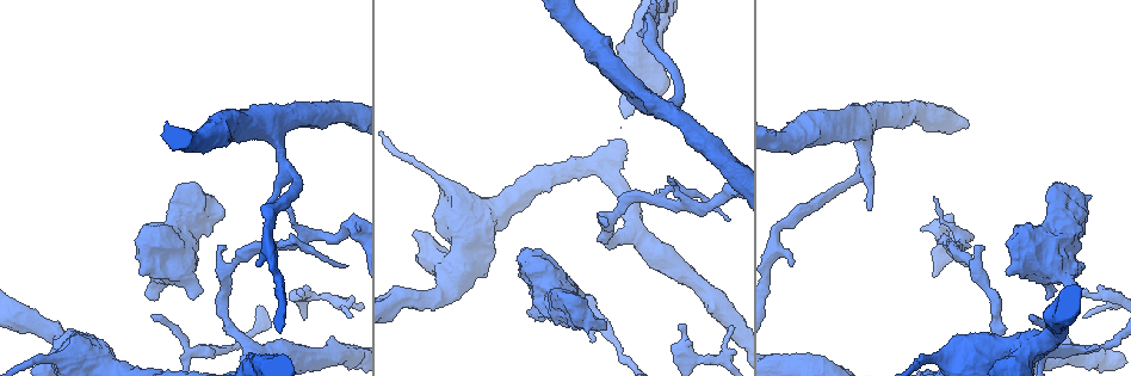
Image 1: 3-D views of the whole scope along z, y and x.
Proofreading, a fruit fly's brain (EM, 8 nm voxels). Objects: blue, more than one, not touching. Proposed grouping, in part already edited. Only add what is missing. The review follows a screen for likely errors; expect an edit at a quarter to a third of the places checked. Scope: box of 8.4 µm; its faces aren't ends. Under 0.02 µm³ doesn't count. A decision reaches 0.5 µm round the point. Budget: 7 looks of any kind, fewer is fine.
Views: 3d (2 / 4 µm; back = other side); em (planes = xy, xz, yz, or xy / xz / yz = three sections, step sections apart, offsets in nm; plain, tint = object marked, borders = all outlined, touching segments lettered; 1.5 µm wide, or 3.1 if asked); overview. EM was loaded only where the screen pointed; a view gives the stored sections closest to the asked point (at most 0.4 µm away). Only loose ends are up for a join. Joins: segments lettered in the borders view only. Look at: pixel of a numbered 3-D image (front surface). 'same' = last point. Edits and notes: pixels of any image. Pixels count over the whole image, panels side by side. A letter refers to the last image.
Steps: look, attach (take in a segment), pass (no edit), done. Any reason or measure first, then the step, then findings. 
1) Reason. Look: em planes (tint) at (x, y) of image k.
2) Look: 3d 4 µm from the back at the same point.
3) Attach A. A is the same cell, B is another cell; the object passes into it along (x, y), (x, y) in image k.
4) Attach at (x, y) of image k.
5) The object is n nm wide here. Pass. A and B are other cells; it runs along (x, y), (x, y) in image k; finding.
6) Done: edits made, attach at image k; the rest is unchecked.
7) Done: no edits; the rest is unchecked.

Thick end. Look: em planes (borders) at (146, 226) of image 1.

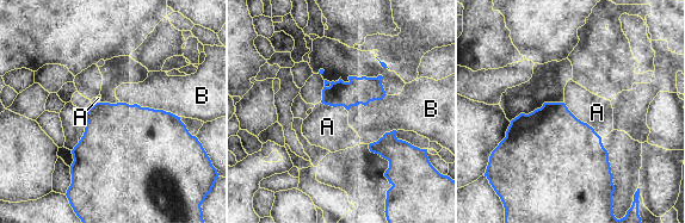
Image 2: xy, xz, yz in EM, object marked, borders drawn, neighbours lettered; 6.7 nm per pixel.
The longest contact is with B, 380 nm. Pass. A and B are other cells; a border runs along (563, 103), (602, 137) in image 2; none of them fits.

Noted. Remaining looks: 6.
An open end. Look: em planes (borders) at (984, 248) of image 1.

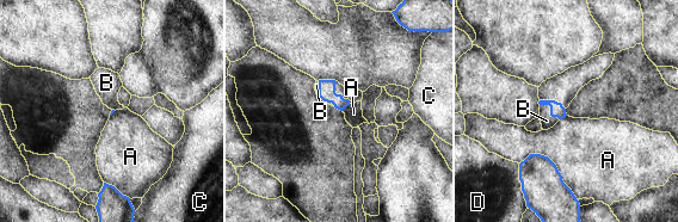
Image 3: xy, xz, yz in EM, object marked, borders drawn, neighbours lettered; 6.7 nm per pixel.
Attach B. B is the same cell, A, C and D are other cells; the neuron continues.

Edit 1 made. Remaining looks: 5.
Look: overview.

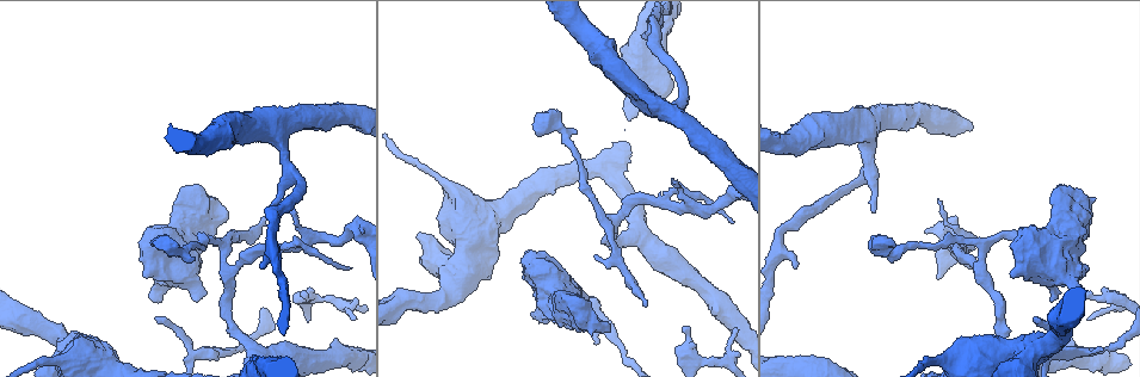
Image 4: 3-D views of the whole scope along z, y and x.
End of a long branch. Look: 3d 4 µm at (151, 243) of image 4.

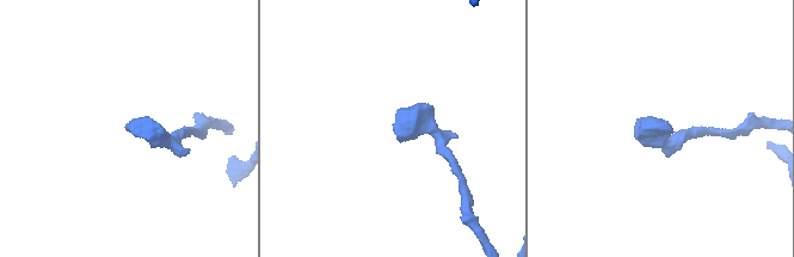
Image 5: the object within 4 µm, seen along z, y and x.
Need the tissue. Look: em yz step 8 (tint) at (654, 122) of image 5.

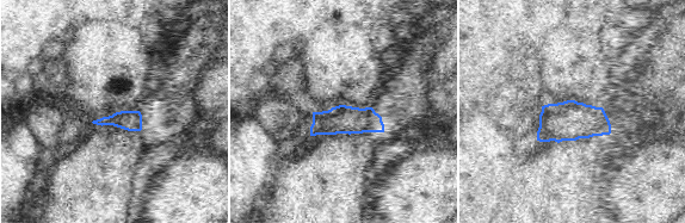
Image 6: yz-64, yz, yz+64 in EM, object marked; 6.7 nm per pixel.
Look: em planes (borders) at the same point.

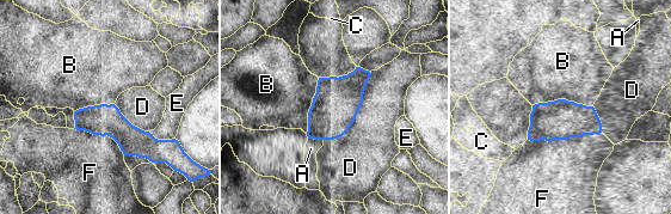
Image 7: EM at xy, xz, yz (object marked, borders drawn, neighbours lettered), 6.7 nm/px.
Pass. A, B, C, D, E and F are other cells; it runs along (77, 114), (133, 141), (165, 142) in image 7; no lettered segment goes on from it.

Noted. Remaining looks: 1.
Done: edits made, attach at image 3; the rest is unchecked.

